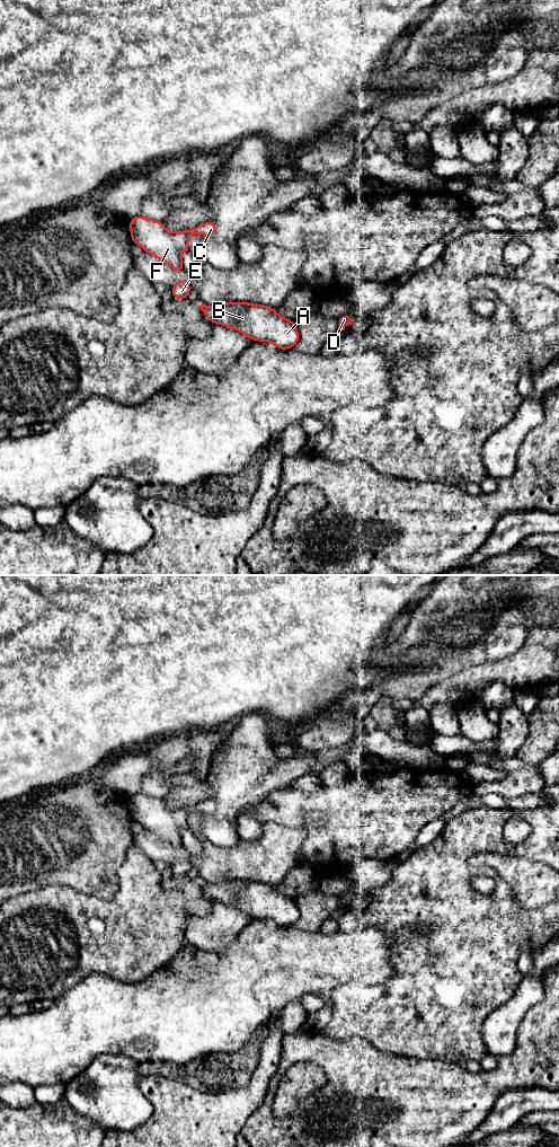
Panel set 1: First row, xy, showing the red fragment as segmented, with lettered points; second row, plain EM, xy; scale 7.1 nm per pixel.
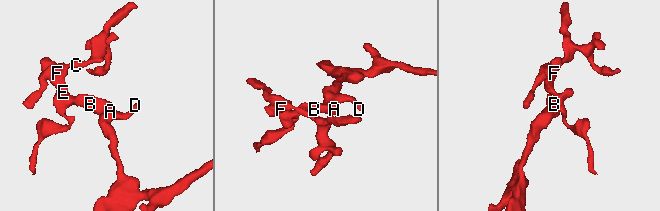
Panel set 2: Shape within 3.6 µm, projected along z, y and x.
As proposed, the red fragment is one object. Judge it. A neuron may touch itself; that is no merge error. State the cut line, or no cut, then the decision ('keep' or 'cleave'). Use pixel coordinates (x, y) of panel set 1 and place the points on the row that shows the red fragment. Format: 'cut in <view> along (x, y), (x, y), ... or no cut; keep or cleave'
cut in xy along (206, 306), (203, 310); cleave

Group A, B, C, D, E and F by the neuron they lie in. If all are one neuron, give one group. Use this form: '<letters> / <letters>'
A B D / C E F

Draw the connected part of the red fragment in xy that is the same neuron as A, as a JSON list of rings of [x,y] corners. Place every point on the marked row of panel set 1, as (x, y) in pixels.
[[[223,302],[206,306],[204,315],[212,324],[237,328],[248,338],[270,342],[280,350],[289,350],[300,339],[294,321],[278,315],[270,306]]]

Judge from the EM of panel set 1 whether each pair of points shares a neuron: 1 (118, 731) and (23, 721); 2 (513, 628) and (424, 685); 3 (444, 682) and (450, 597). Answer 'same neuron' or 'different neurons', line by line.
1: same neuron
2: same neuron
3: different neurons

